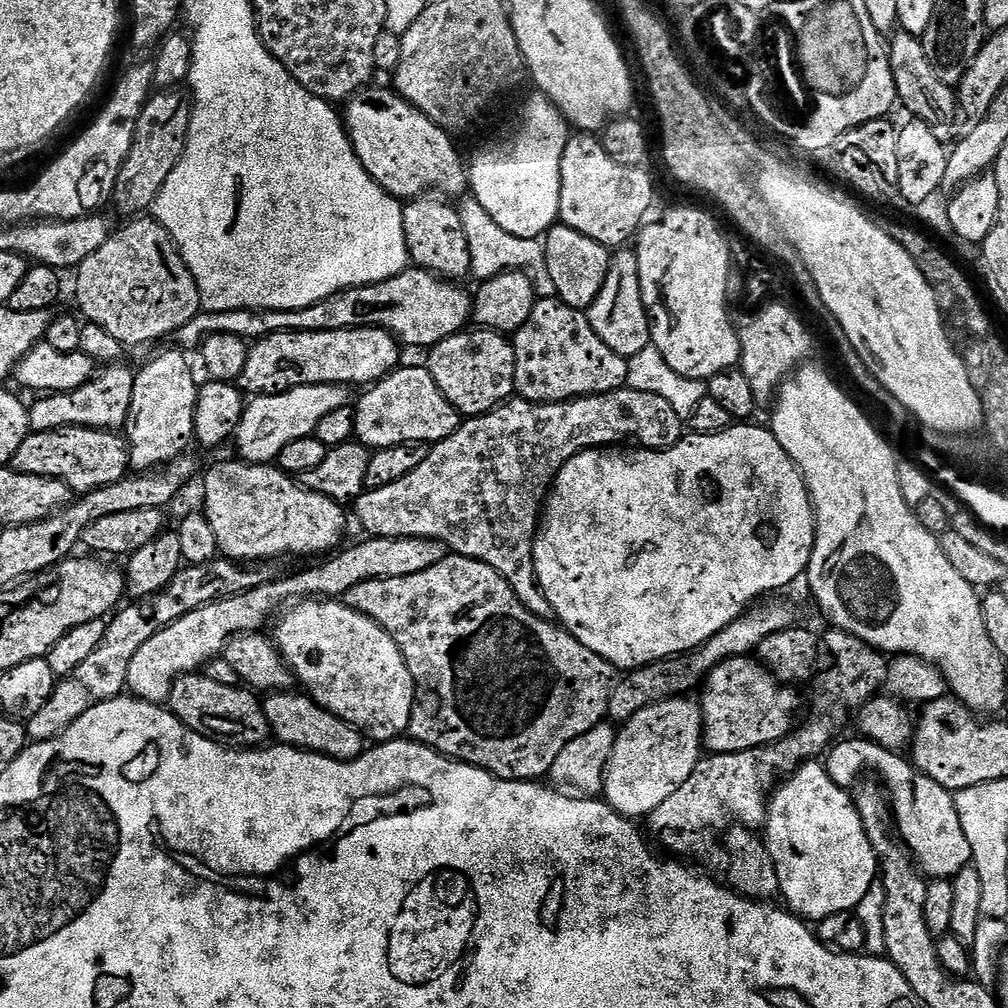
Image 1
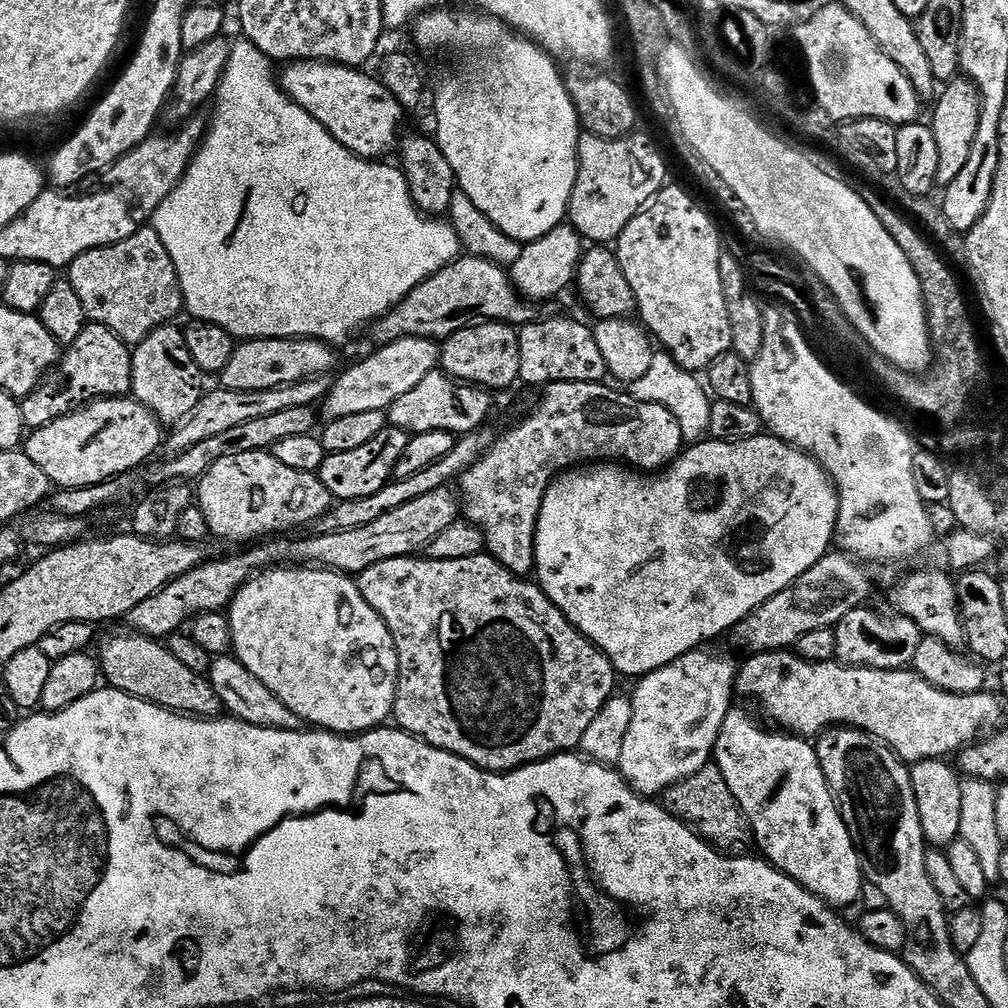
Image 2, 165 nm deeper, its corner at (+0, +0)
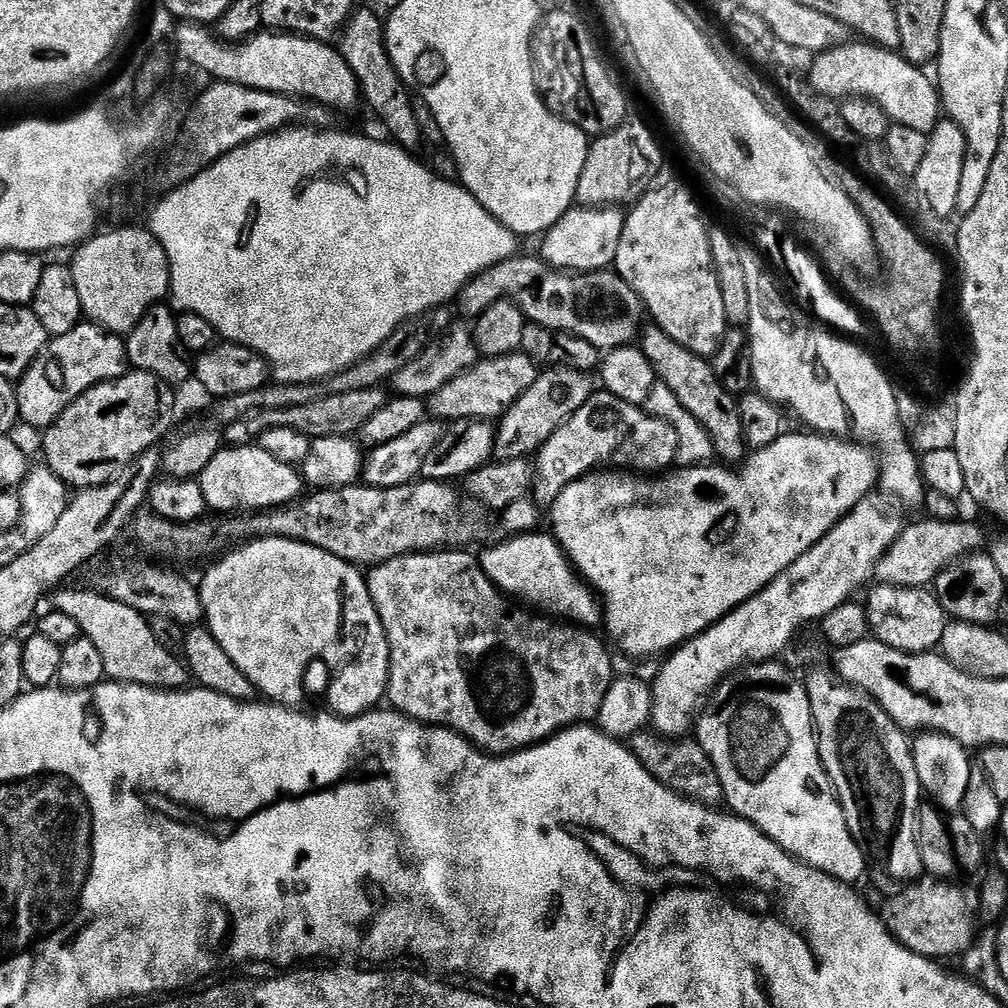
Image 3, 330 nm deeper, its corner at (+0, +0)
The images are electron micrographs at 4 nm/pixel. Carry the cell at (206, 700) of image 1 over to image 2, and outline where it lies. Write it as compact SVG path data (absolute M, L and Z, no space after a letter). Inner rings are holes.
M123 631L99 641L98 663L103 679L111 687L186 716L216 718L221 715L220 699L218 694L214 694L214 686L207 676L194 674L194 670L178 662L178 658L174 658L174 654L170 654L168 647L159 639Z

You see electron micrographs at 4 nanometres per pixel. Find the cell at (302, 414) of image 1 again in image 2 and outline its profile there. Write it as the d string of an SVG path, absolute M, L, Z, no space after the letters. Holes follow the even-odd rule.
M402 338L398 342L379 345L375 351L373 356L366 357L342 373L329 387L322 401L322 409L328 420L346 418L346 414L363 414L366 410L384 412L398 402L402 394L414 390L414 386L418 386L426 374L437 371L440 362L440 344L426 338Z

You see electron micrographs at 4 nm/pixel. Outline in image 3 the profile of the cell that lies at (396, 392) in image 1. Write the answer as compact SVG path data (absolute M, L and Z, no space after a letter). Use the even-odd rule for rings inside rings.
M511 352L505 356L484 358L475 368L458 374L442 386L442 390L434 390L432 396L427 397L426 408L435 419L441 422L455 422L457 420L486 420L499 421L514 402L529 390L530 386L539 378L541 365L534 363L524 352Z

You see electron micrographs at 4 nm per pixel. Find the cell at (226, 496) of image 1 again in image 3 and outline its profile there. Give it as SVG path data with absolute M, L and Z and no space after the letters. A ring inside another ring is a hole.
M224 446L198 477L209 509L216 514L247 514L283 508L301 499L306 485L296 468L286 466L258 446Z

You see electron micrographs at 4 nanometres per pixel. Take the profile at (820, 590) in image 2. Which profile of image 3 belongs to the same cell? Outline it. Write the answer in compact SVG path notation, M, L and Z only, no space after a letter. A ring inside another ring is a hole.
M921 518L917 524L909 523L876 564L875 579L882 584L927 589L938 579L940 573L947 570L953 560L971 556L973 552L981 551L985 547L983 530L976 524L964 523L963 519L938 522L927 518Z

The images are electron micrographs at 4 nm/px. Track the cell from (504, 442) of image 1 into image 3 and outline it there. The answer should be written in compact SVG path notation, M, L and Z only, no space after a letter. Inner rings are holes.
M596 390L581 409L573 413L568 421L541 446L534 457L534 492L537 497L549 492L554 498L570 482L579 476L587 476L589 472L604 470L627 470L633 474L660 474L676 464L678 454L678 434L665 420L651 416L639 404L622 402L622 398L614 398L614 394Z

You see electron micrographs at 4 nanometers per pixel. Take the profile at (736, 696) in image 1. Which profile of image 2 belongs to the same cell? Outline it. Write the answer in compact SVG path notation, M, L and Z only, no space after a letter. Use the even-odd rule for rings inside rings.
M792 650L757 652L747 658L749 660L745 664L739 665L735 691L739 695L741 692L748 700L757 700L761 710L764 711L765 721L773 720L768 722L801 738L819 737L821 732L827 732L833 726L860 728L887 744L894 750L897 758L909 766L917 764L920 760L938 760L947 757L949 755L947 752L959 753L981 734L1001 727L1003 721L1000 719L1004 716L1004 708L1000 705L1001 697L995 691L954 694L935 688L915 670L859 668L853 664L842 664L837 659L810 662Z

